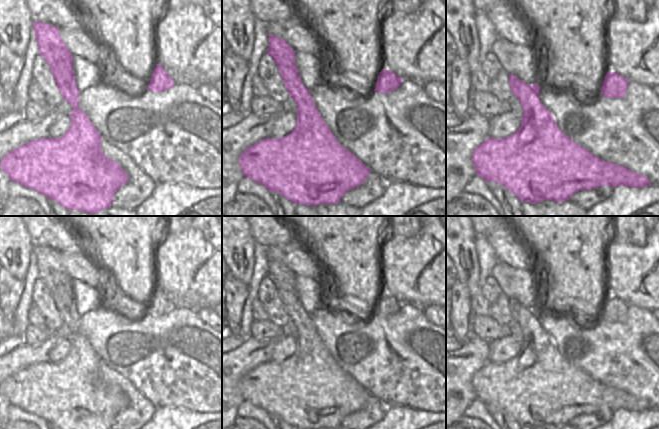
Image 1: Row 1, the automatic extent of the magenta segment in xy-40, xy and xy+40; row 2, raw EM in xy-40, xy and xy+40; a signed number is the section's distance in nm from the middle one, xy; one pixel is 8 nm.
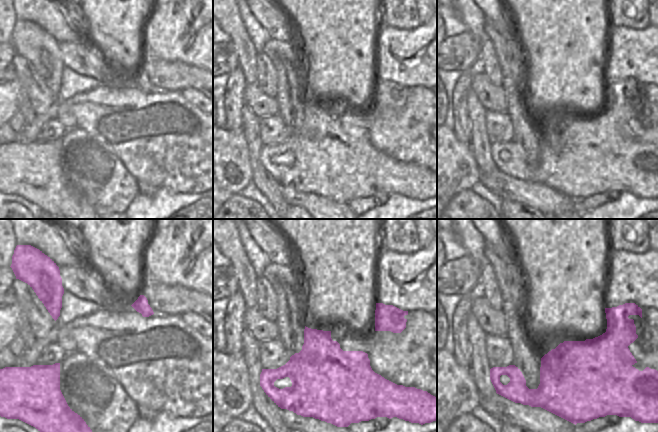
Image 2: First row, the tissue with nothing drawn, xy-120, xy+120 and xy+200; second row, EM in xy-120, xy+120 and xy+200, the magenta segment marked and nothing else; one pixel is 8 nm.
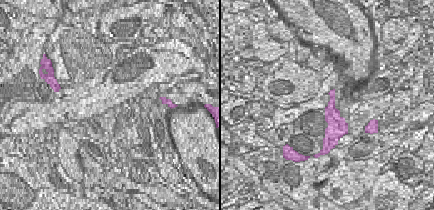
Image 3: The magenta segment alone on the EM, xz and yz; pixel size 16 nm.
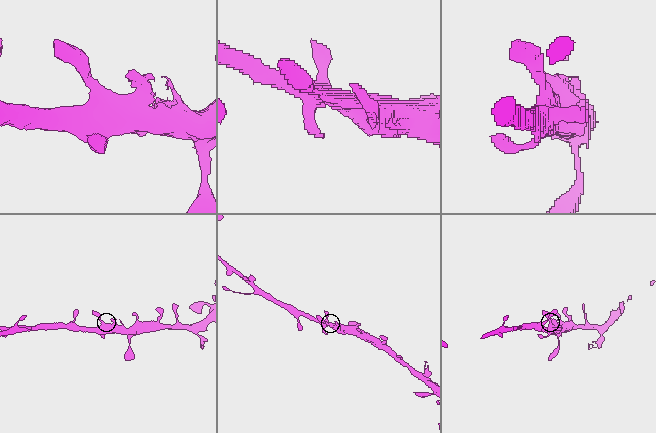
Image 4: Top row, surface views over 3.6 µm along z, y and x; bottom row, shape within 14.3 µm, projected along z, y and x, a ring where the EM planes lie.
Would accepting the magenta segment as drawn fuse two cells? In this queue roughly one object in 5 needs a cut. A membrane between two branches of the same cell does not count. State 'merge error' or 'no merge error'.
no merge error

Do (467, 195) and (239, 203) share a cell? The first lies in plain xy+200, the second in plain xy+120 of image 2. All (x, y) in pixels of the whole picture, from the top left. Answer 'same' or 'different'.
same

